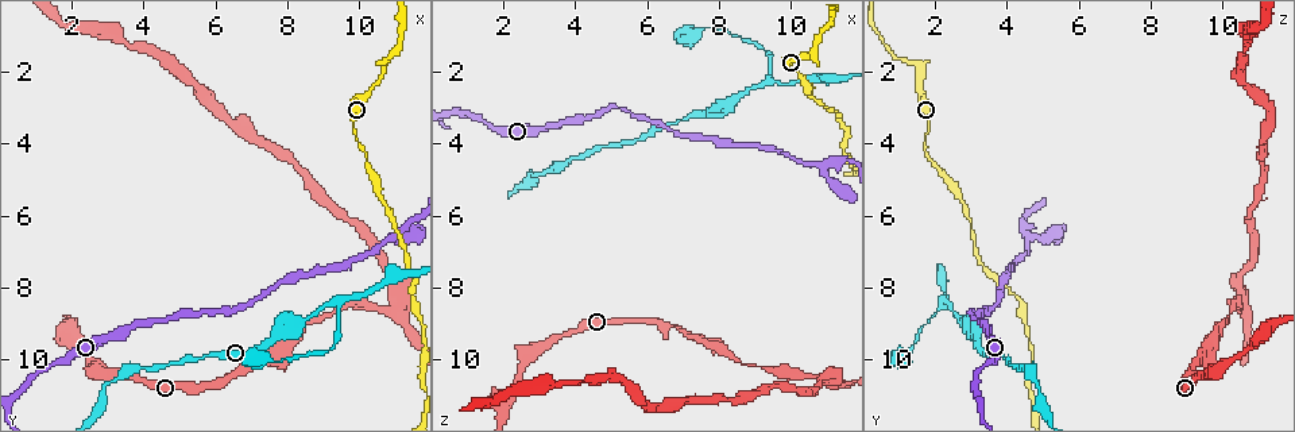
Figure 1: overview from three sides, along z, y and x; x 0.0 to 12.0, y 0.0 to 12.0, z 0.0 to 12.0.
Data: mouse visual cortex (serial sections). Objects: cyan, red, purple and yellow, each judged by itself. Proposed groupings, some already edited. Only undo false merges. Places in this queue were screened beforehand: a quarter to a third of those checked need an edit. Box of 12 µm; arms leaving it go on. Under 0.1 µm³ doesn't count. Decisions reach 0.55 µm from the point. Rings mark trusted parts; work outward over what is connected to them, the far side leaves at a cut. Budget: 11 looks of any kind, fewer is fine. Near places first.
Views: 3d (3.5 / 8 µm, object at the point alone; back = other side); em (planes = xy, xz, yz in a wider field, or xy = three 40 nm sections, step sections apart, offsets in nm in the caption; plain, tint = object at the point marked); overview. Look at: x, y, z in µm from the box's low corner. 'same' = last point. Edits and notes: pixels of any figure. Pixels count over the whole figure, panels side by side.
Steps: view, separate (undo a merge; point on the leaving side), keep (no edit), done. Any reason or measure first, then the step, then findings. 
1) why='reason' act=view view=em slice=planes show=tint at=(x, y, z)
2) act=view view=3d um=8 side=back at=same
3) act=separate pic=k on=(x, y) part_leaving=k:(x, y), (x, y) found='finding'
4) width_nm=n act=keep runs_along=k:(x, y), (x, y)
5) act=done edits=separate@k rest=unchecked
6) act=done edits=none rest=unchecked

why='a narrow waist' act=view view=3d um=3.5 at=(8.8, 8.9, 10.2)

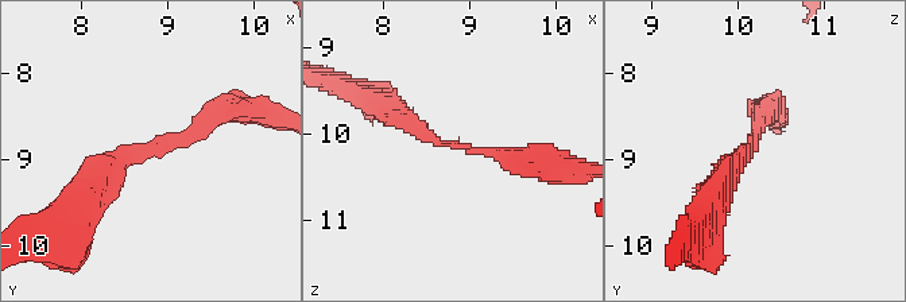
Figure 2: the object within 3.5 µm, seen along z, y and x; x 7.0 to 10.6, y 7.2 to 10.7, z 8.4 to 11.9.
arm_widths_nm=200,300 why='now the EM' act=view view=em slice=xy step=5 show=tint at=(8.75, 8.85, 10.10)

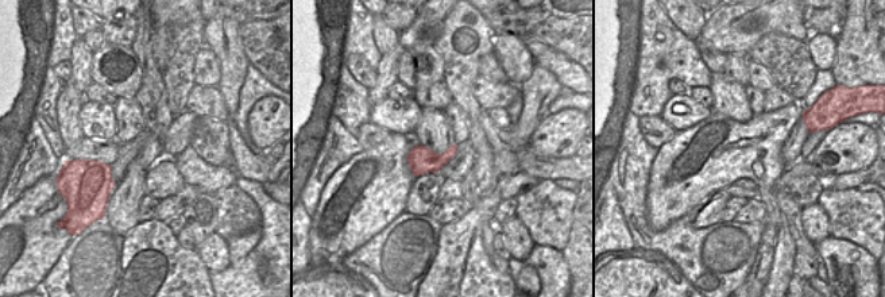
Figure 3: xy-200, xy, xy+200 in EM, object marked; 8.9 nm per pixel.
act=keep runs_along=2:(85, 201), (117, 159), (225, 109) found='all the same cell'

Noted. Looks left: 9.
why='sharp bend' act=view view=3d um=3.5 at=(10.6, 1.8, 1.5)

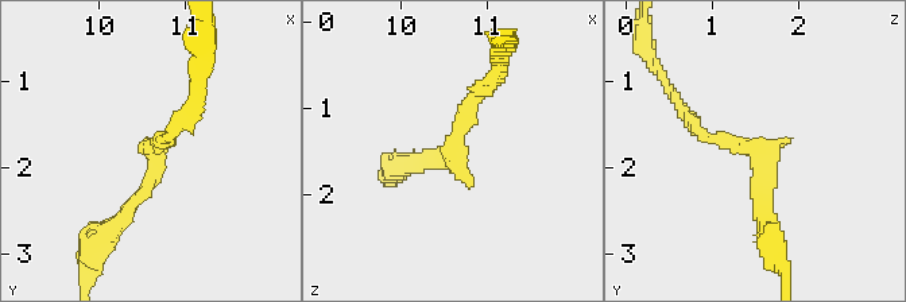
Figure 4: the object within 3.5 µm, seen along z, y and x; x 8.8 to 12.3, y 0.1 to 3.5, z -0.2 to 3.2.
arm_widths_nm=200,200 act=view view=em slice=xy step=2 show=tint at=(10.65, 1.80, 1.55)

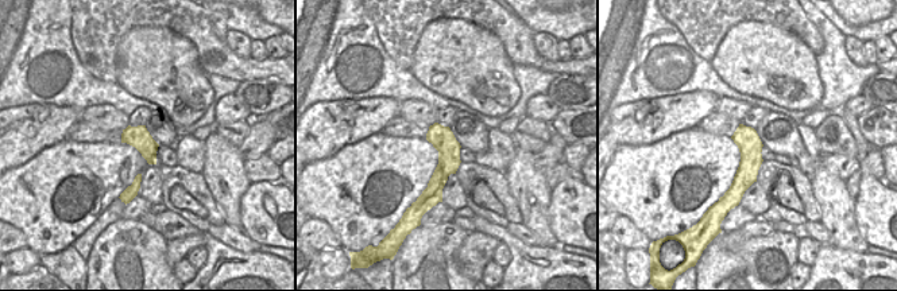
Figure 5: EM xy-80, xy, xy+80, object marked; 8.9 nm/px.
act=keep found='all the same cell'

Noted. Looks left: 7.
why='branch point' act=view view=3d um=3.5 at=(9.4, 8.5, 2.4)

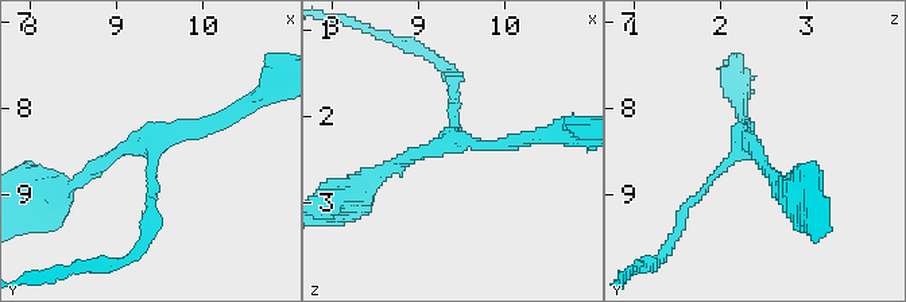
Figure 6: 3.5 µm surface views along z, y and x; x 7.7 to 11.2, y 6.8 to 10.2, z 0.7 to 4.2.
arms=3 arm_widths_nm=100,150,150 why='now the EM' act=view view=em slice=xy step=1 show=tint at=(9.40, 8.45, 2.30)

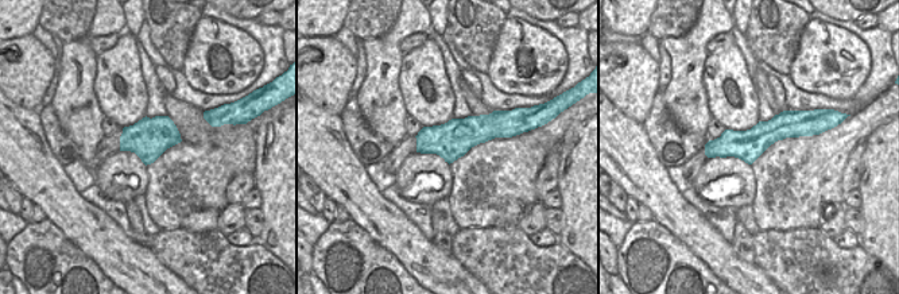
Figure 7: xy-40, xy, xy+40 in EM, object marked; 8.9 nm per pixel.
why='another direction' act=view view=em slice=xy step=5 show=tint at=same

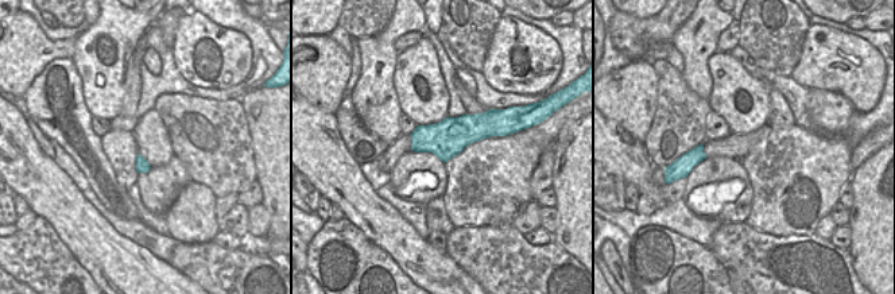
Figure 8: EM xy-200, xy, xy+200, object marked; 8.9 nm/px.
act=keep runs_along=6:(380, 173), (456, 139), (450, 84) found='one cell here'

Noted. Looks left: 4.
why='two arms in line, one across' act=view view=3d um=8 at=(11.0, 8.5, 10.7)

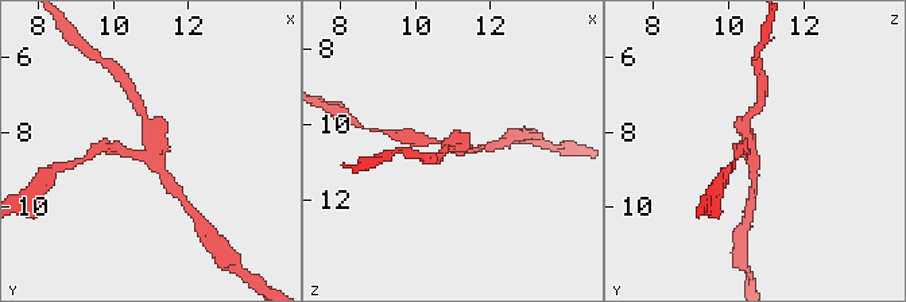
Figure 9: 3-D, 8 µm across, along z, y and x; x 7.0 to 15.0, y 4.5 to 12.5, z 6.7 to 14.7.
arms=3 arm_widths_nm=250,250,350 act=view view=em slice=xy step=1 show=tint at=(11.0, 8.5, 10.6)

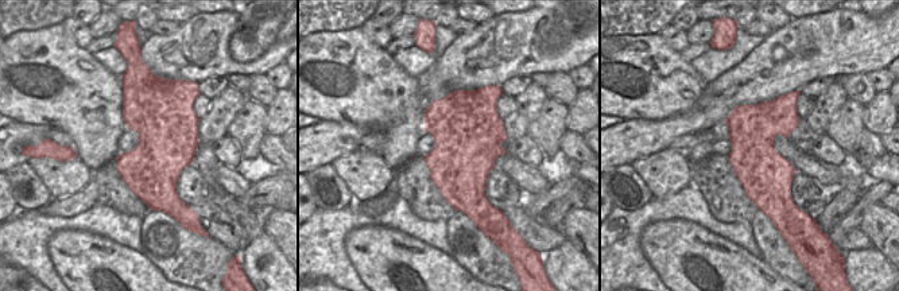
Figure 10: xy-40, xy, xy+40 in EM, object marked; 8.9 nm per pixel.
act=keep found='one cell here'

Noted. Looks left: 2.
act=done edits=none rest=unchecked

